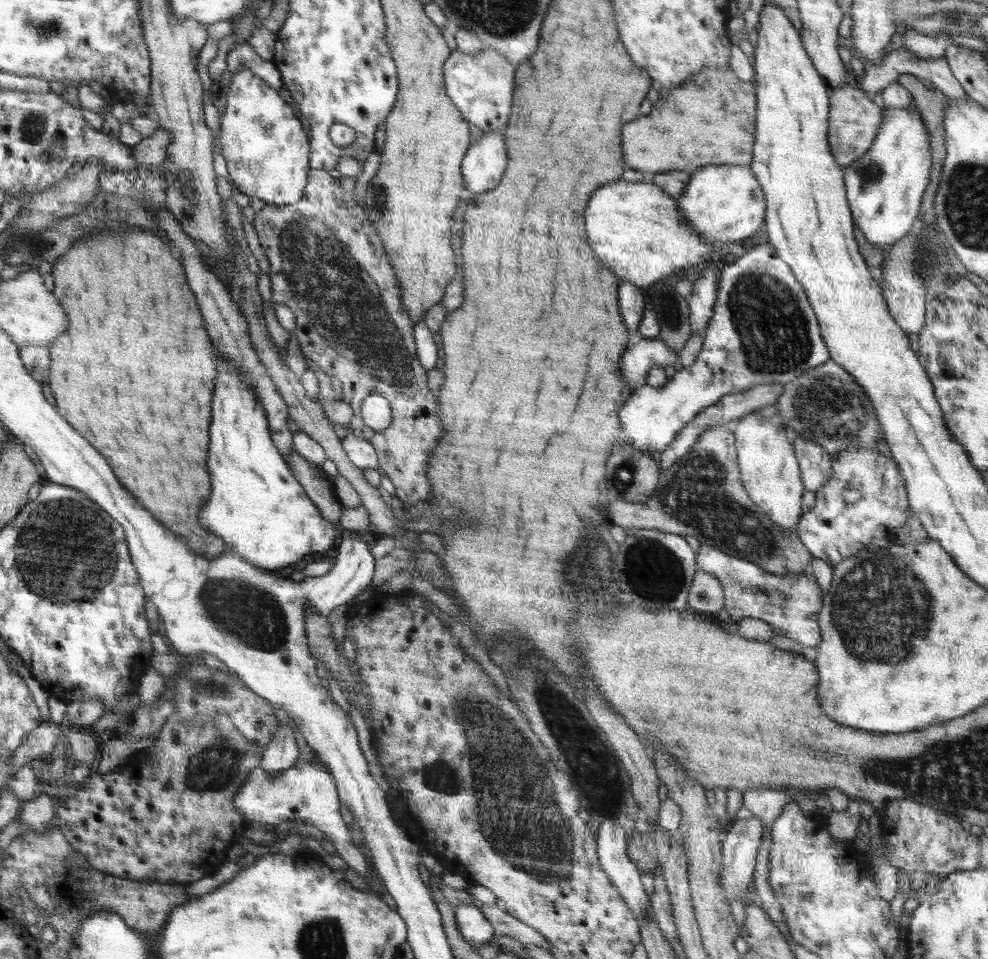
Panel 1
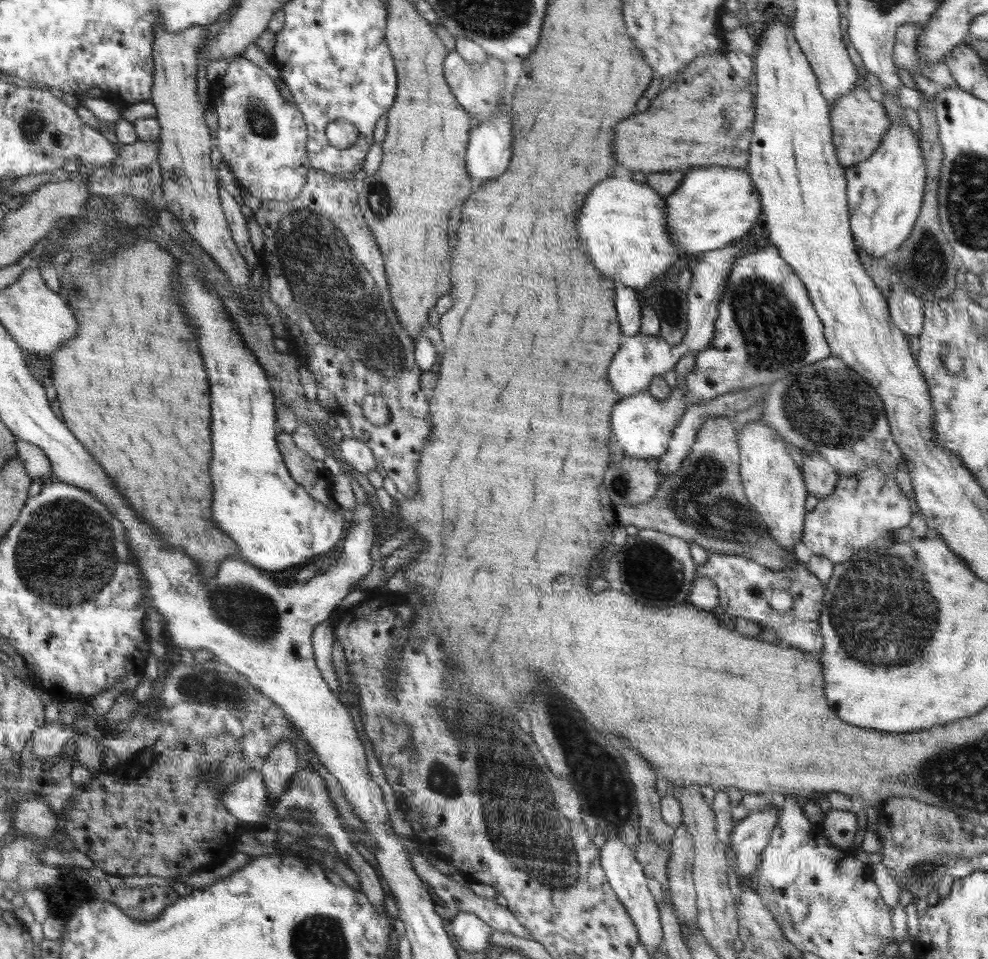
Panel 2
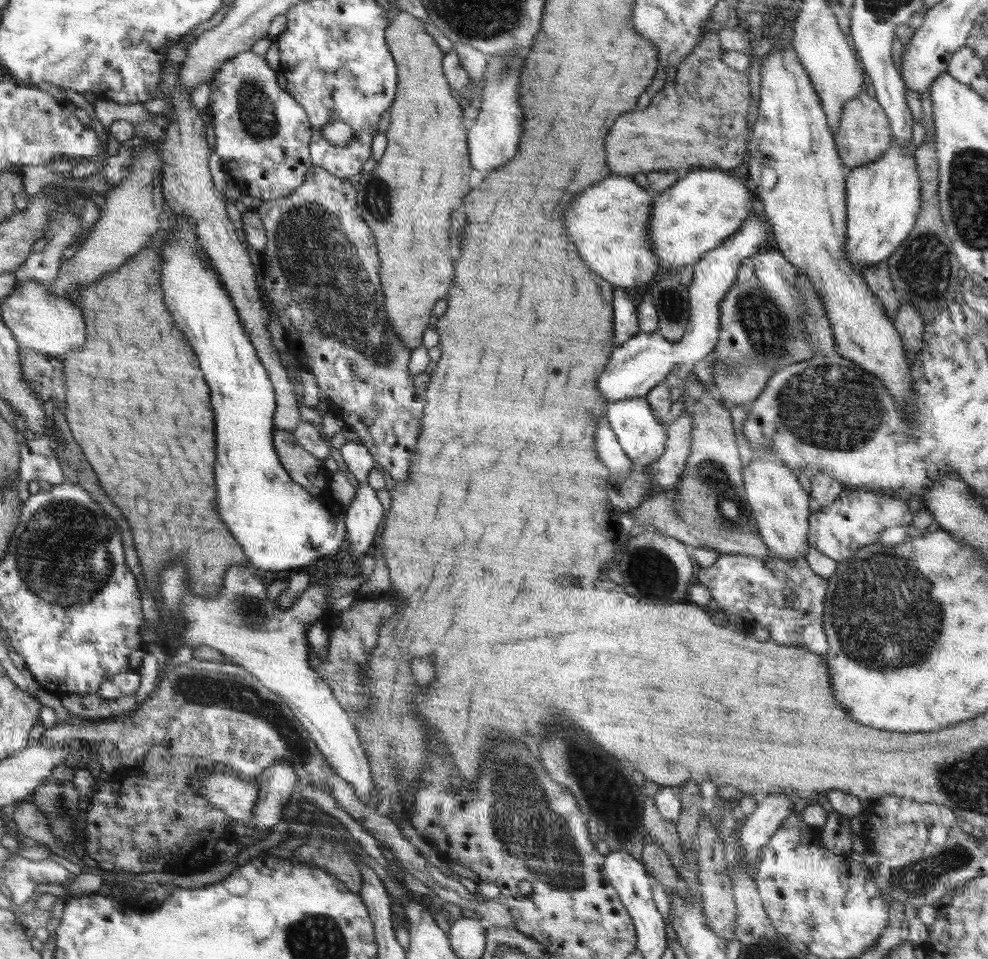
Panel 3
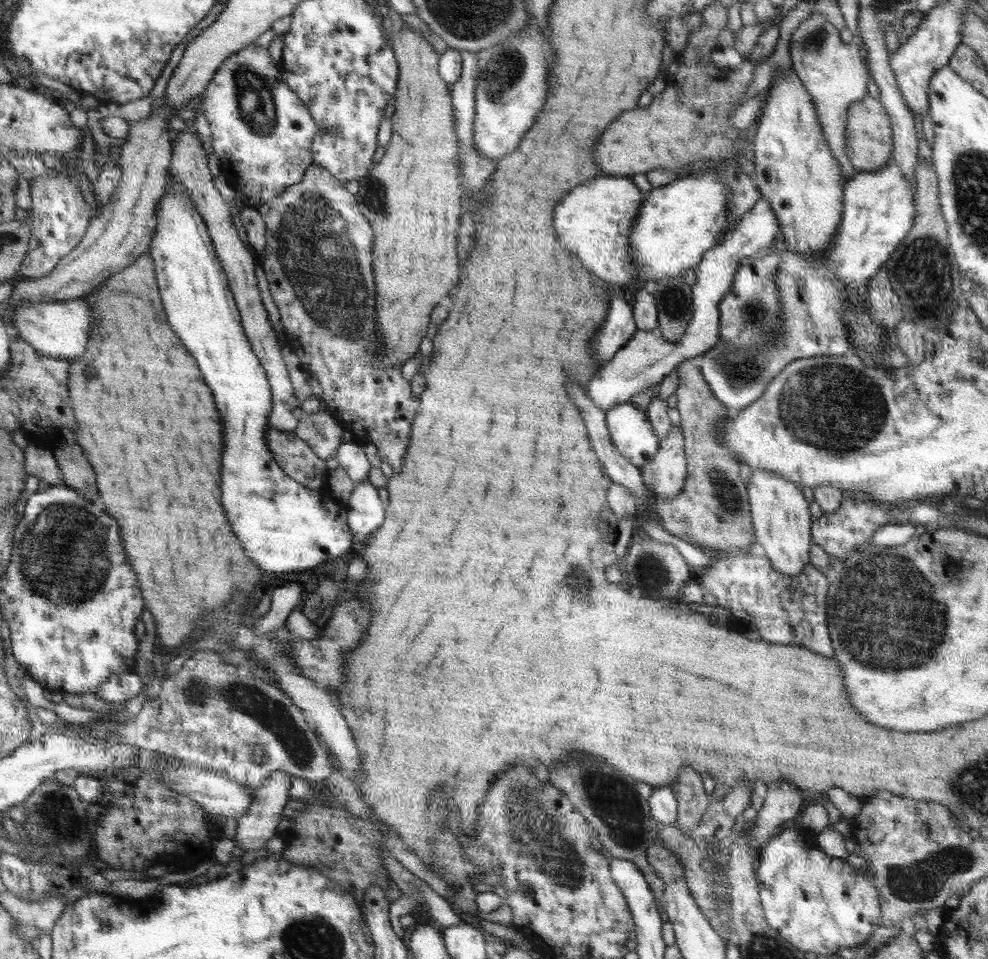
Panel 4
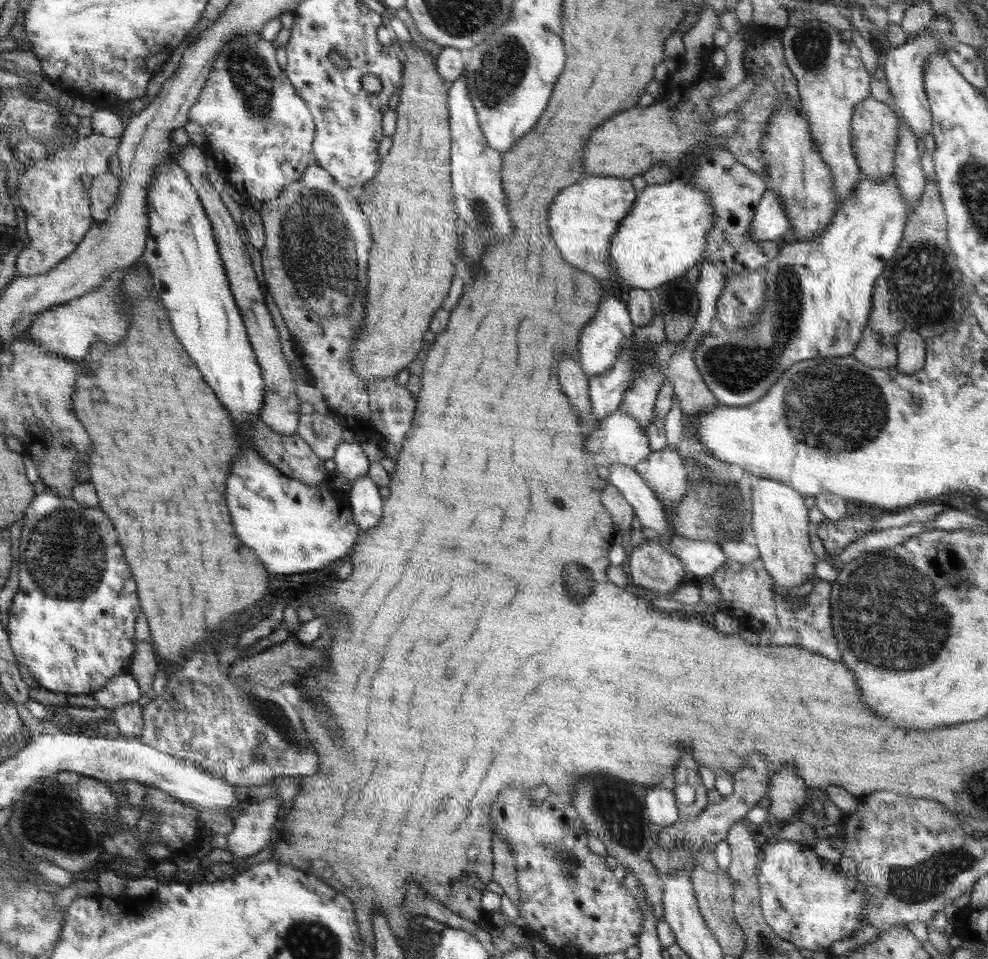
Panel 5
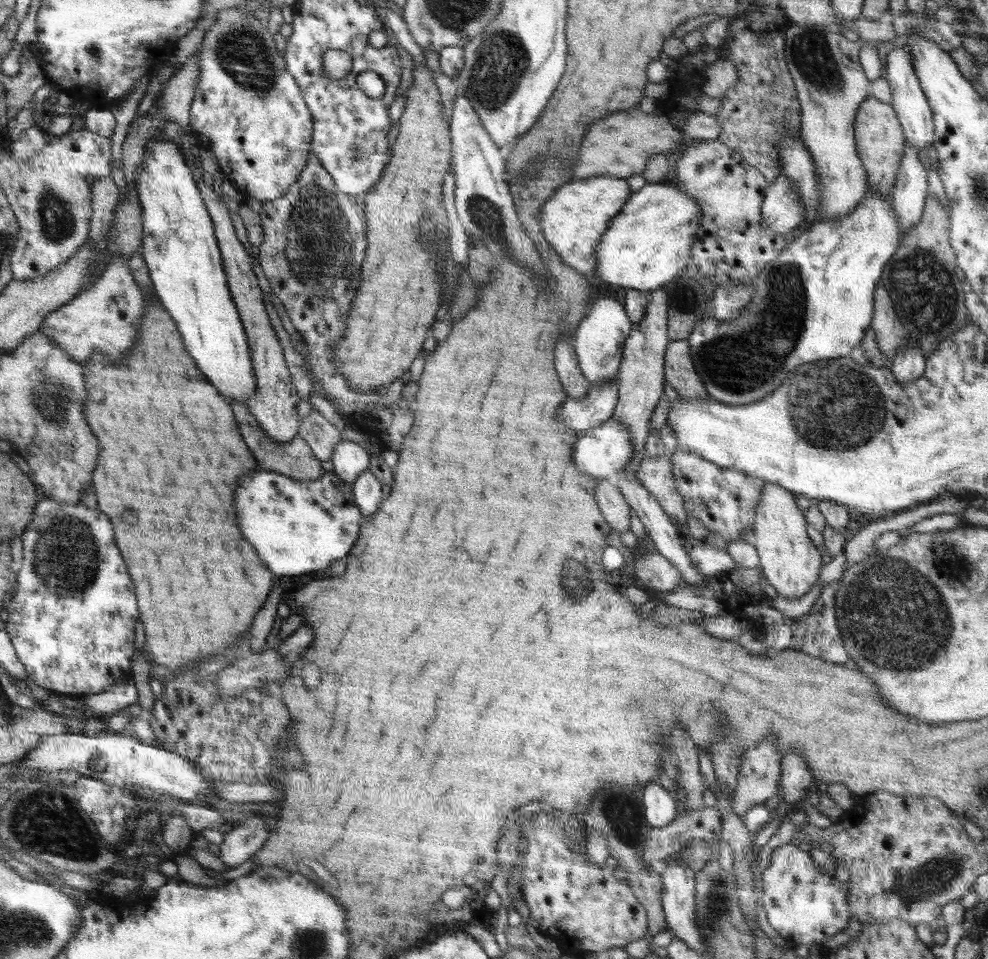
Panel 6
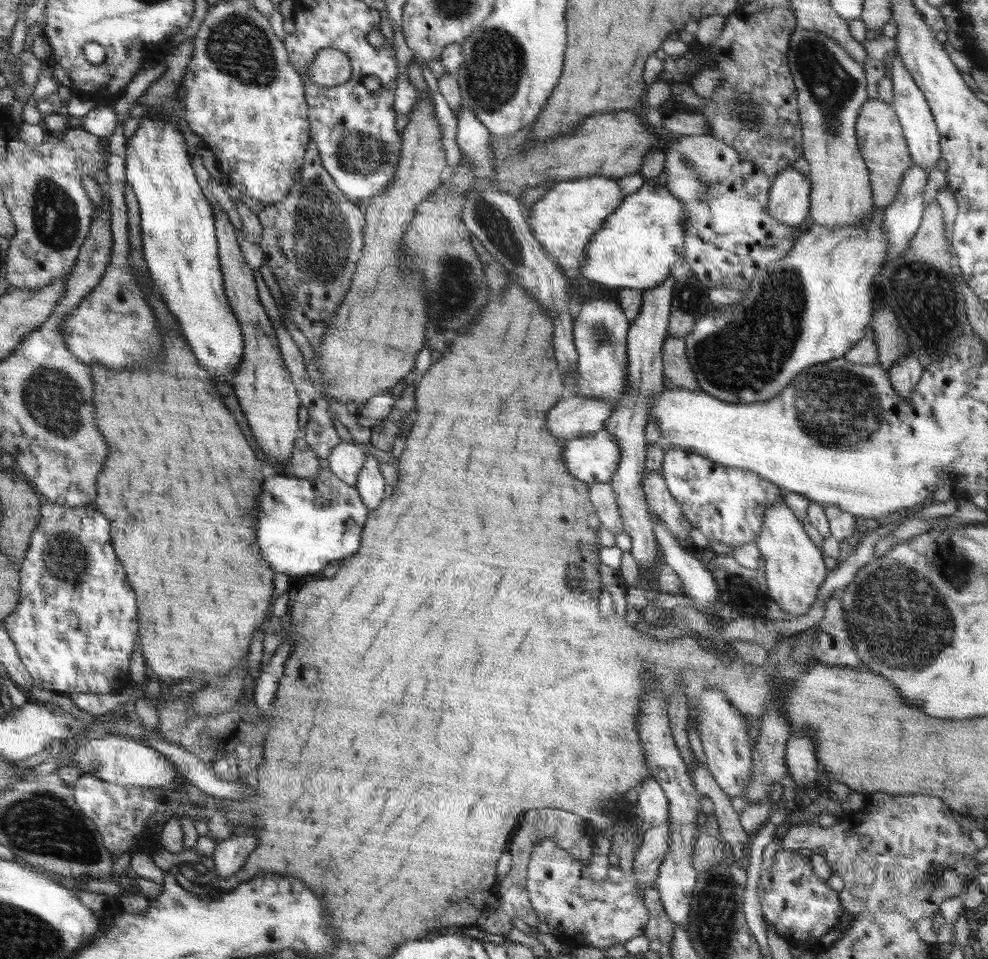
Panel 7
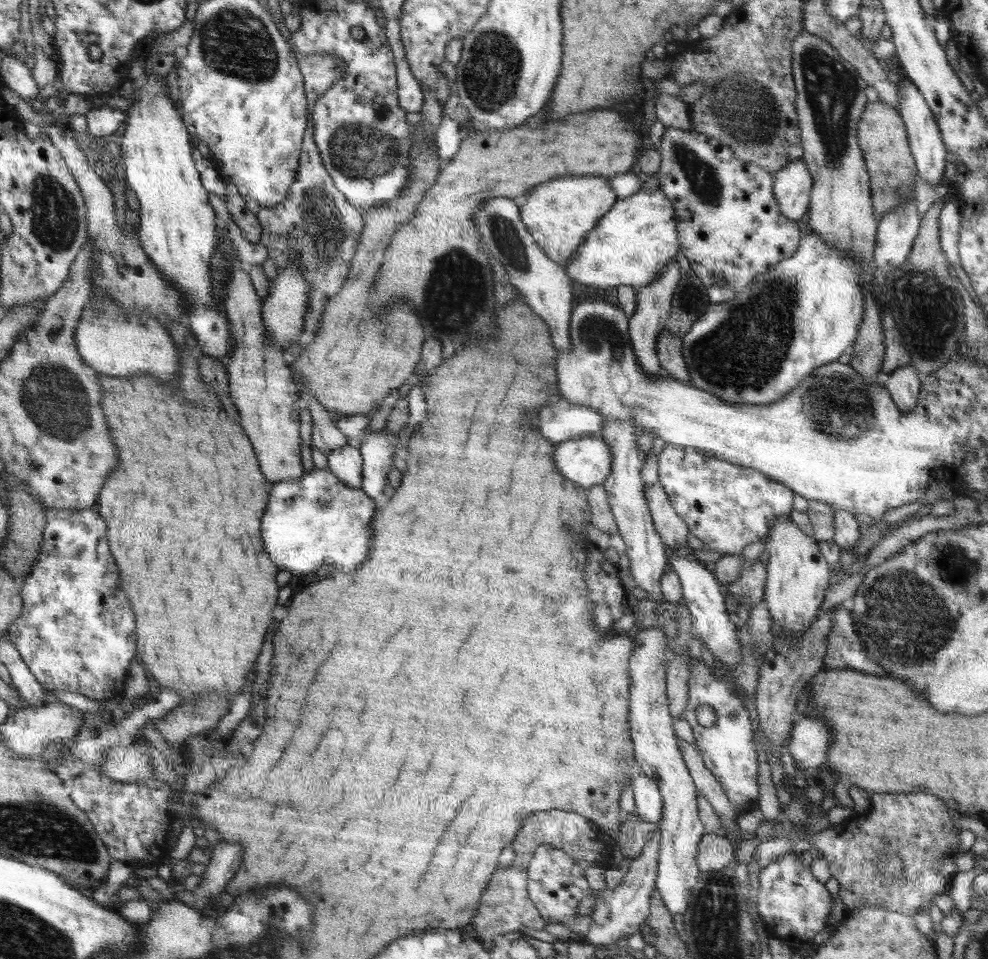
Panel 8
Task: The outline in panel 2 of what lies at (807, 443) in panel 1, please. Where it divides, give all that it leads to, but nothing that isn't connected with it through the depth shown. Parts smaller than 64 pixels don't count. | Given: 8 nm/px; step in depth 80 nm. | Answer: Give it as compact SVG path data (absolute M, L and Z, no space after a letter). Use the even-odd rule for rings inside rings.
M802 451L803 481L807 491L818 500L828 496L836 486L838 473L819 455Z

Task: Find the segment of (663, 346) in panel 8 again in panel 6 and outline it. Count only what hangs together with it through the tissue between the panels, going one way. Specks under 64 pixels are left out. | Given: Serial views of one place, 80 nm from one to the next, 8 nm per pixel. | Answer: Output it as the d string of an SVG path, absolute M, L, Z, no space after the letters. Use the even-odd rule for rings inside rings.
M687 340L669 342L665 352L665 382L686 400L710 397L694 368Z

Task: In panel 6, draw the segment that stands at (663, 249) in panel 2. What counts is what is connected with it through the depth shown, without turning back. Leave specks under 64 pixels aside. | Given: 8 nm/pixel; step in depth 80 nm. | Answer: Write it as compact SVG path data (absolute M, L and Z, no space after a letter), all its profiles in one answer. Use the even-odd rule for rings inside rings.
M611 176L574 180L556 190L545 203L546 208L541 208L540 219L546 240L561 261L585 276L594 277L597 268L595 252L599 240L632 194L627 179Z

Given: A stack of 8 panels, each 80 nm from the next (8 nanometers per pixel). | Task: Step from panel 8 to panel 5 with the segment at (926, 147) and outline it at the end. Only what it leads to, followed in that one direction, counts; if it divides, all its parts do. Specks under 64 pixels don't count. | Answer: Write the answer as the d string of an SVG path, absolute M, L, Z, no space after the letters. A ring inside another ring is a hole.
M944 13L936 15L927 25L929 33L917 35L913 40L906 41L896 48L886 50L884 60L885 80L888 82L895 112L904 119L904 124L912 130L916 140L924 138L932 130L932 115L929 99L924 90L924 65L935 52L947 52L949 43L954 40L949 18Z

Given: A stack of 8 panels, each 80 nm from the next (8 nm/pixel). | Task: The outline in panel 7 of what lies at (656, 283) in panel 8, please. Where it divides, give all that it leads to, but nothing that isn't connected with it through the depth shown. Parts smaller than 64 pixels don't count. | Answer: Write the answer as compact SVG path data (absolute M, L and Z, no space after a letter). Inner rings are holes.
M674 275L651 289L644 289L643 303L638 316L631 322L627 334L627 391L622 395L619 405L605 421L605 428L618 441L621 459L616 472L611 477L611 485L617 496L617 503L624 523L624 530L631 538L632 549L637 570L644 578L644 587L655 588L658 567L663 562L662 550L656 543L651 521L652 515L643 489L643 474L647 455L645 428L653 402L664 390L662 383L663 360L662 345L668 337L670 313L672 312L672 292L674 292Z

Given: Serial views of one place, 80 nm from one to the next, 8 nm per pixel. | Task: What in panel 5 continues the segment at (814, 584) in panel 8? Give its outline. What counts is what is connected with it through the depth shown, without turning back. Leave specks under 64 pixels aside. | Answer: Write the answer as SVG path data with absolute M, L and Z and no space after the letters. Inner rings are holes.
M760 477L752 487L752 535L751 541L757 546L759 559L764 563L773 584L788 590L799 587L815 574L816 557L809 540L812 524L808 518L809 509L799 493L790 485Z

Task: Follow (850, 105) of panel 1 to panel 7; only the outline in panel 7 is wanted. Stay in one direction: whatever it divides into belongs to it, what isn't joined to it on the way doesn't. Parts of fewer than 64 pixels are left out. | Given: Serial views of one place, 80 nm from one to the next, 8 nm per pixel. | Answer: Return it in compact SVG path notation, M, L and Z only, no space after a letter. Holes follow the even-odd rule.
M869 99L860 110L855 130L860 154L869 170L874 209L884 210L896 200L903 174L913 162L902 126L890 104Z

